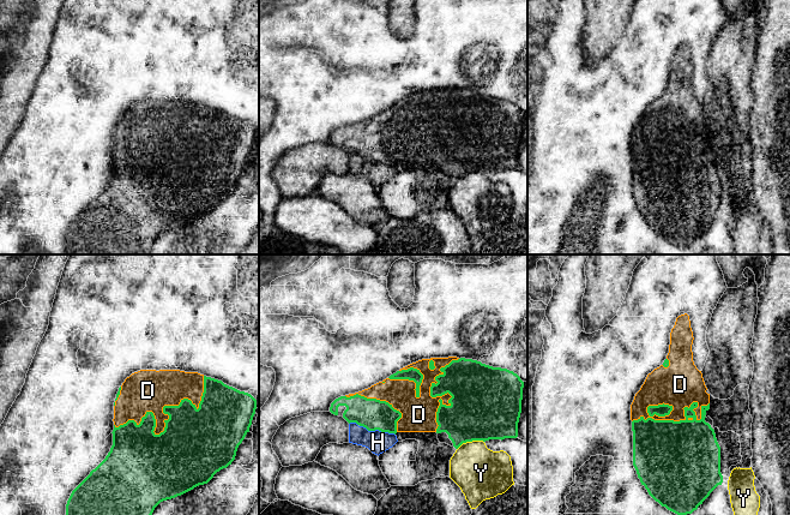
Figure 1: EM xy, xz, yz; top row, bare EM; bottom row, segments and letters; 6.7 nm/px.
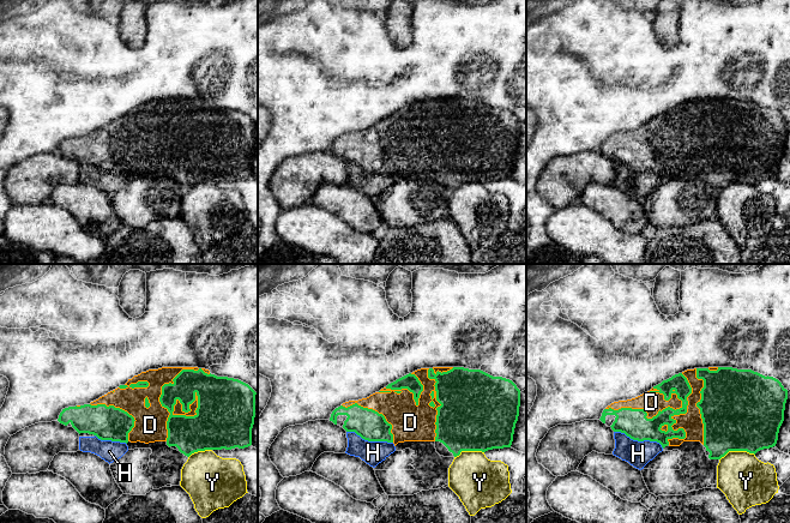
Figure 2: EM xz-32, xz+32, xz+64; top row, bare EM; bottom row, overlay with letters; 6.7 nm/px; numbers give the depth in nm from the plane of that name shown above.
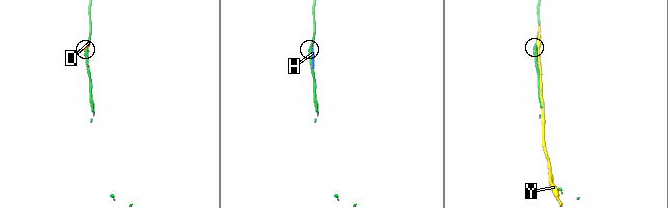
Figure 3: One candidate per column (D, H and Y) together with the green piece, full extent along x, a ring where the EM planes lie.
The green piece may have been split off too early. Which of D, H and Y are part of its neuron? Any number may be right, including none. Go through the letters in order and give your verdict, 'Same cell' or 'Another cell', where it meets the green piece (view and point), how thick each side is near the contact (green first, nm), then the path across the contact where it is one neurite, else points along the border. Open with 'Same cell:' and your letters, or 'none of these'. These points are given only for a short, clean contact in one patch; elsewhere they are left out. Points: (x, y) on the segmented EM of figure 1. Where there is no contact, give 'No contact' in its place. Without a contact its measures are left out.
Same cell: D
D: Same cell. Touches green at yz (685, 415). Thickness 440 nm (green) against 300 nm
H: Another cell. Touches green at xz (378, 429). Thickness 200 nm (green) against 150 nm
Y: Another cell. Touches green at xz (470, 441). Thickness 440 nm (green) against 340 nm

